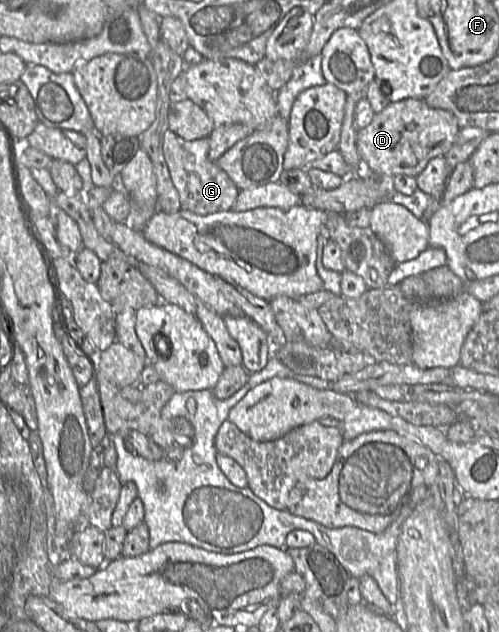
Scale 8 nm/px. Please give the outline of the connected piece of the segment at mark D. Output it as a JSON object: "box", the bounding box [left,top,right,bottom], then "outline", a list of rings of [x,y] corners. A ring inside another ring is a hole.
{"box":[356,98,460,177],"outline":[[[405,98],[390,102],[382,111],[375,113],[372,121],[357,130],[356,146],[360,155],[364,173],[393,177],[398,174],[416,177],[428,162],[438,156],[445,156],[451,148],[460,127],[456,117],[448,110],[432,108],[423,98]]]}

